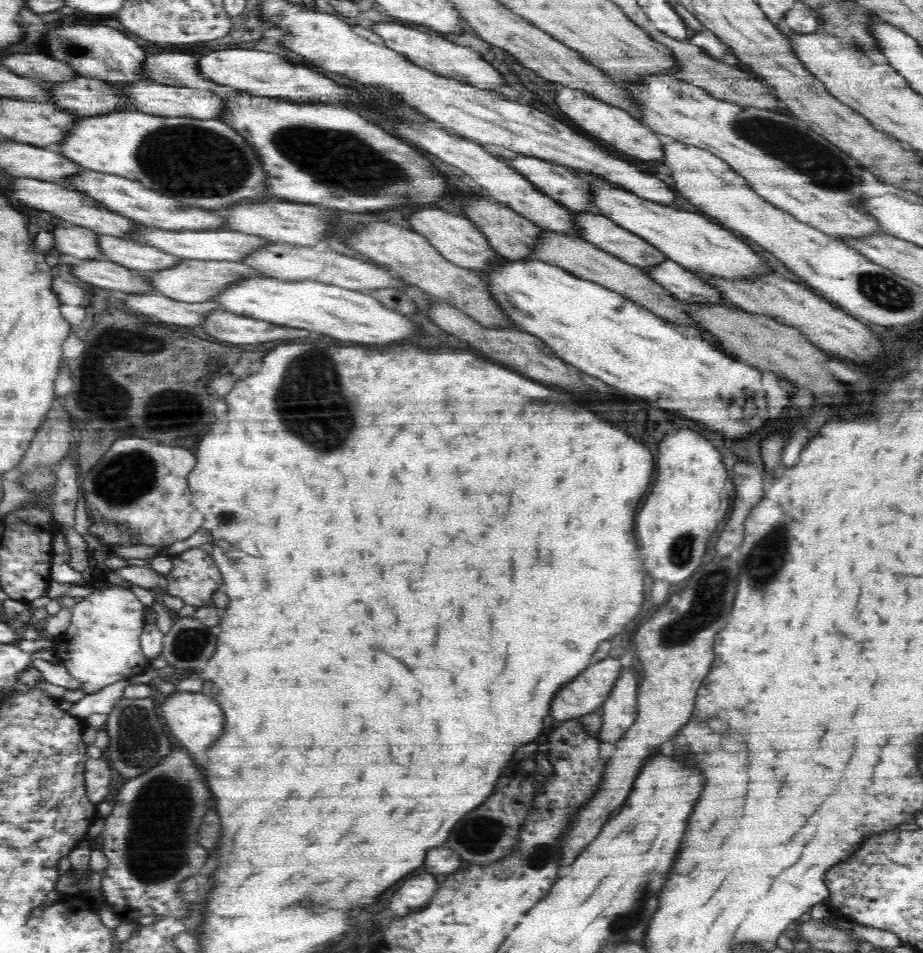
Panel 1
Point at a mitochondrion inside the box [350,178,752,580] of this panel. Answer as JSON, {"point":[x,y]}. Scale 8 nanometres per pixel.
{"point":[681,549]}

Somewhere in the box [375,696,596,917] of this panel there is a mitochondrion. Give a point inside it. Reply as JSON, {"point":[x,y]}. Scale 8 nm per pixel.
{"point":[484,833]}

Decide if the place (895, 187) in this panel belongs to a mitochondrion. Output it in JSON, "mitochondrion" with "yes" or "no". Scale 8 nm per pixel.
{"mitochondrion":"no"}

